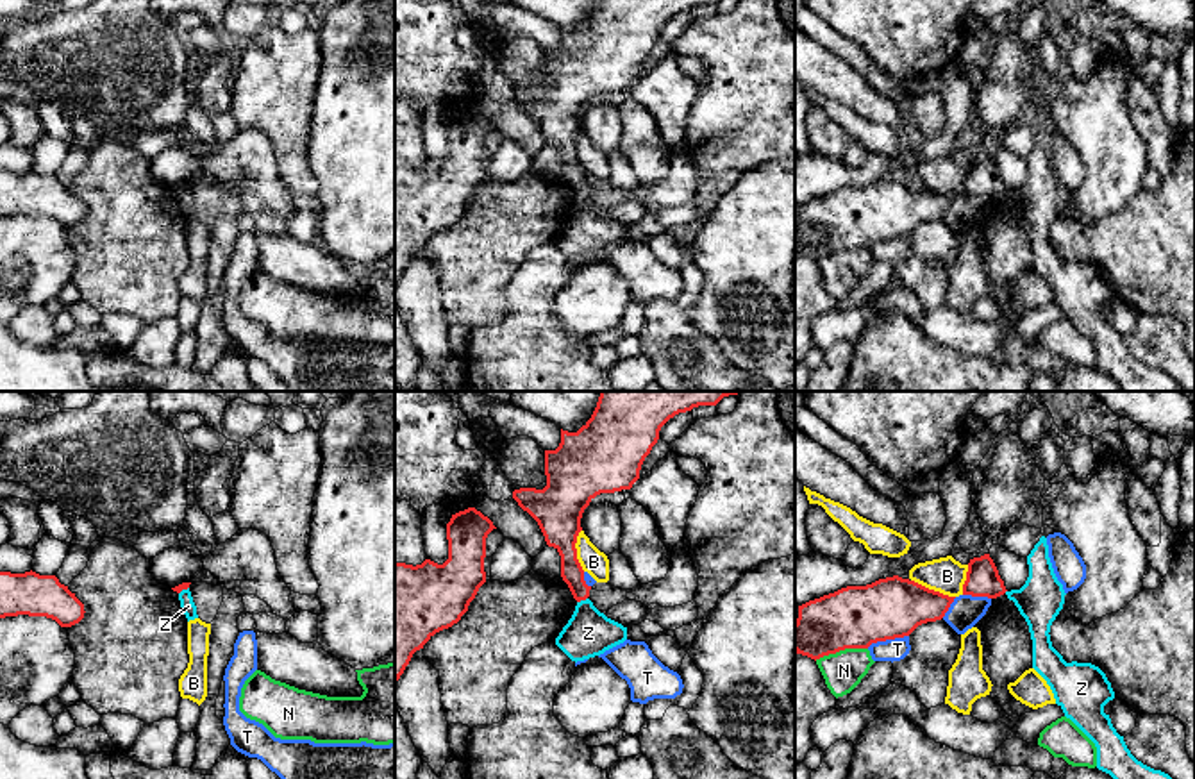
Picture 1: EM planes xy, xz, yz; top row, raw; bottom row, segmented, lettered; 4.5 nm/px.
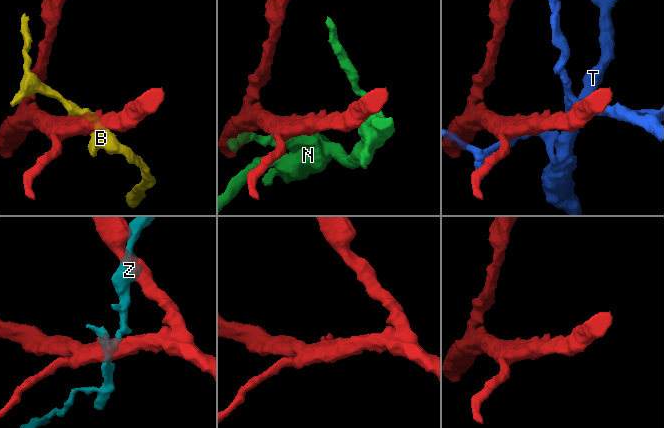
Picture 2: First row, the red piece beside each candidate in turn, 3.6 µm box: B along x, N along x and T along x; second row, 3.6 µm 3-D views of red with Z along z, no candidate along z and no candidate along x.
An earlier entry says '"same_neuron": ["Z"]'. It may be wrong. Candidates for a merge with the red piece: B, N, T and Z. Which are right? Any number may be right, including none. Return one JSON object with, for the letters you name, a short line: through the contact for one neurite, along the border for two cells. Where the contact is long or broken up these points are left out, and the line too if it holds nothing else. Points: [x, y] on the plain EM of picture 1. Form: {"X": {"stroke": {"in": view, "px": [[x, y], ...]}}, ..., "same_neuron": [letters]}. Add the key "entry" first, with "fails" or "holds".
{"entry": "fails", "same_neuron": []}

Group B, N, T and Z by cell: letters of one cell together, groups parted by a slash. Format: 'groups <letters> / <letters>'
groups B / N / T / Z

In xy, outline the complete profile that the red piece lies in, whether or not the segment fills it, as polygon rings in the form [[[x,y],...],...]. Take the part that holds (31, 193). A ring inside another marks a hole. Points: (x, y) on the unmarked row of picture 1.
[[[0,172],[0,218],[46,216],[71,227],[84,213],[84,204],[55,175]]]

